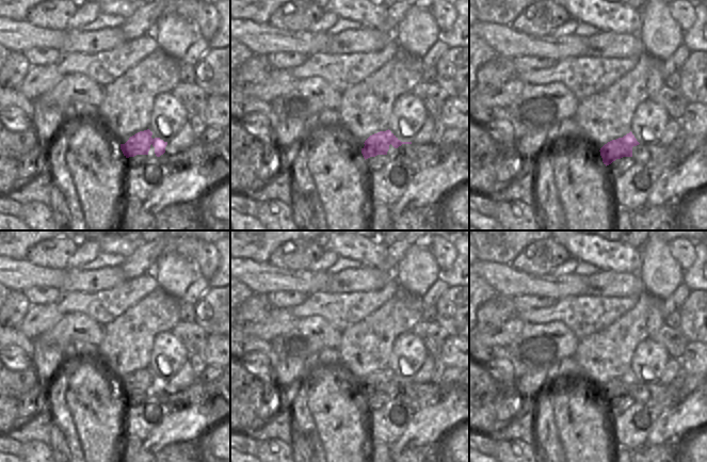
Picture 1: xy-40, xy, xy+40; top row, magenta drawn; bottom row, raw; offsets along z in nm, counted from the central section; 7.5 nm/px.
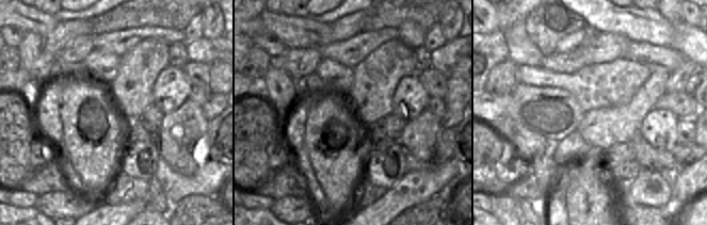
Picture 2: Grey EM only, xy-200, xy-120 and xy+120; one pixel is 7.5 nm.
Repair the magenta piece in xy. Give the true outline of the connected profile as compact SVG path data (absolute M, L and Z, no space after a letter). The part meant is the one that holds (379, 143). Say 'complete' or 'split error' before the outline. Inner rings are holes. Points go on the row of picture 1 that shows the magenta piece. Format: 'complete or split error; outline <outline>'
split error; outline M388 129L370 136L364 144L361 154L365 160L377 155L387 155L390 159L396 159L396 149L402 144L412 144L412 142L401 142Z

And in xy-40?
split error; outline M146 129L130 137L125 144L120 144L120 149L126 158L136 155L160 157L165 153L166 145L167 142L157 138L149 129Z

